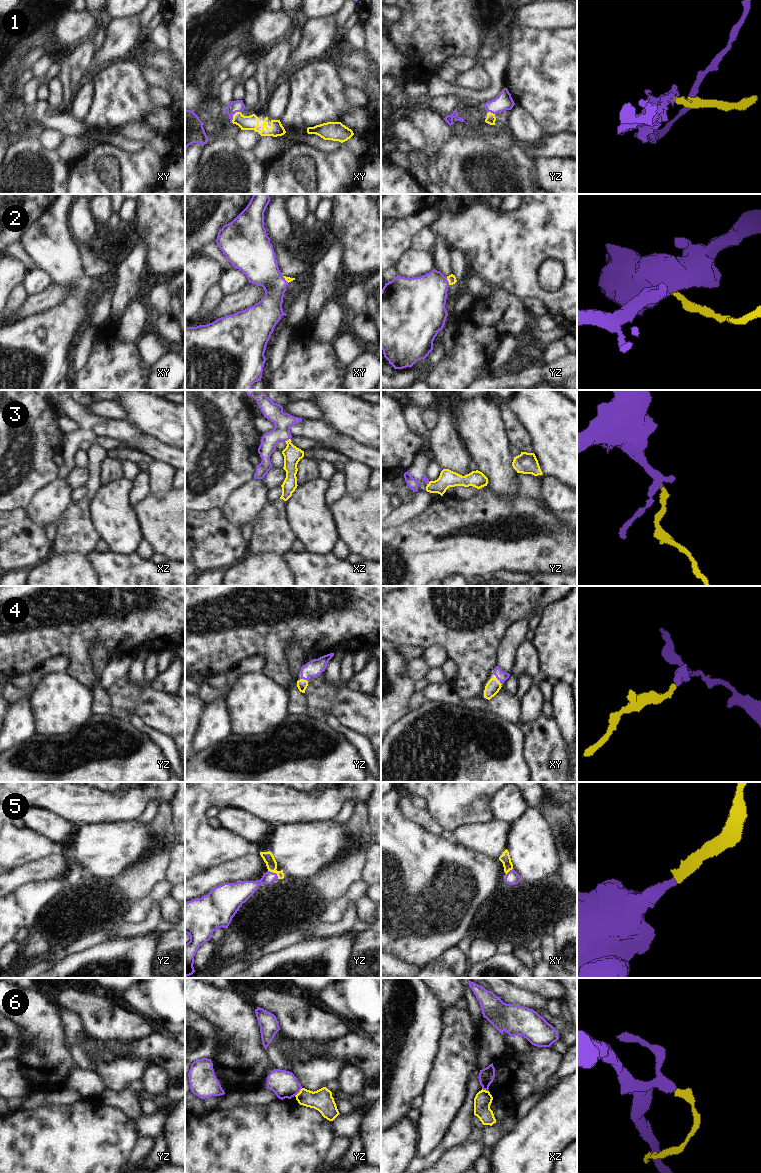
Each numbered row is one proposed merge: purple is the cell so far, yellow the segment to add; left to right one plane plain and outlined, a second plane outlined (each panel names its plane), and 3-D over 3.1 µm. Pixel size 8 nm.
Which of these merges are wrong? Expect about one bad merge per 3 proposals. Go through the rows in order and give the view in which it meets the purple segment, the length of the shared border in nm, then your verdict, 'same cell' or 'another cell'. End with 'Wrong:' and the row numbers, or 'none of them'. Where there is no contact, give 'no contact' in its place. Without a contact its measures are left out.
1: xy | 120 nm | same cell
2: yz | 70 nm | same cell
3: xz | 50 nm | same cell
4: yz | 60 nm | same cell
5: yz | 110 nm | same cell
6: yz | 90 nm | another cell
Wrong: 6

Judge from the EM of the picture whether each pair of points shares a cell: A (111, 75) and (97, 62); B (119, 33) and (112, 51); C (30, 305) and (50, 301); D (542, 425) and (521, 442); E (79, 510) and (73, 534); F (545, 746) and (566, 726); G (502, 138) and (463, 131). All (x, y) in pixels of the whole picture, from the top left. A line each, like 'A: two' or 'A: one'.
A: two
B: one
C: one
D: two
E: one
F: two
G: one

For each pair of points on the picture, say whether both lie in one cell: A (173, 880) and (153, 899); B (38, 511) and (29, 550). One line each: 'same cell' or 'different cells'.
A: different cells
B: different cells

